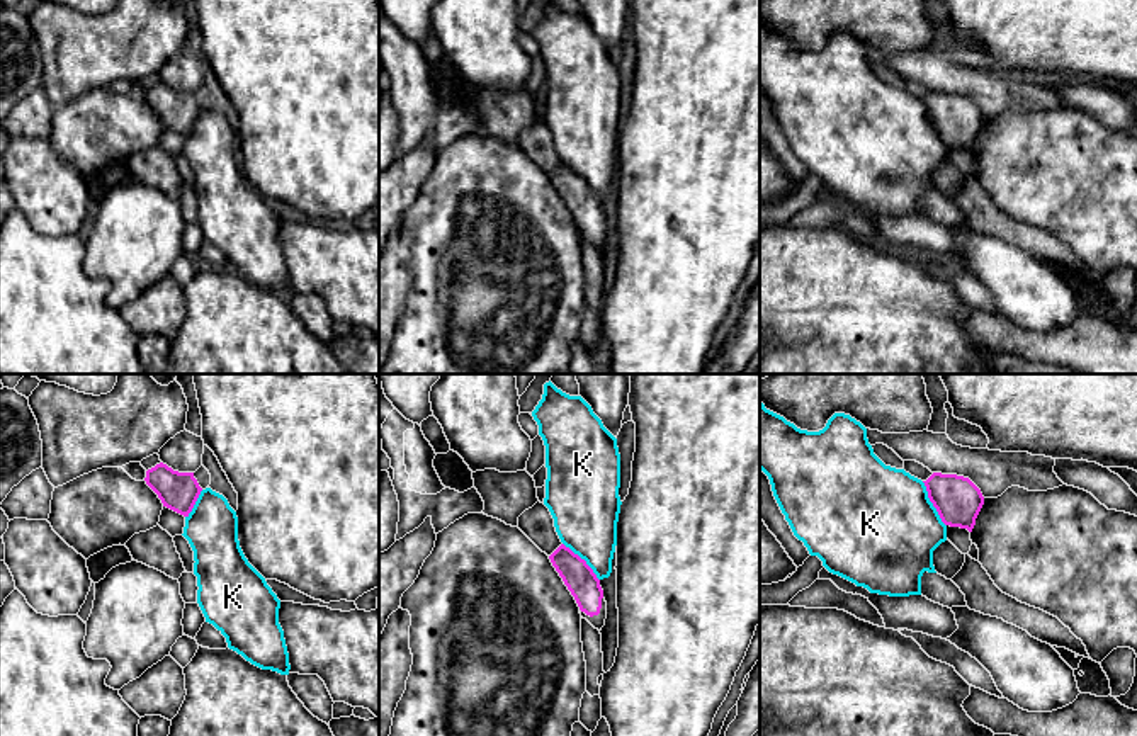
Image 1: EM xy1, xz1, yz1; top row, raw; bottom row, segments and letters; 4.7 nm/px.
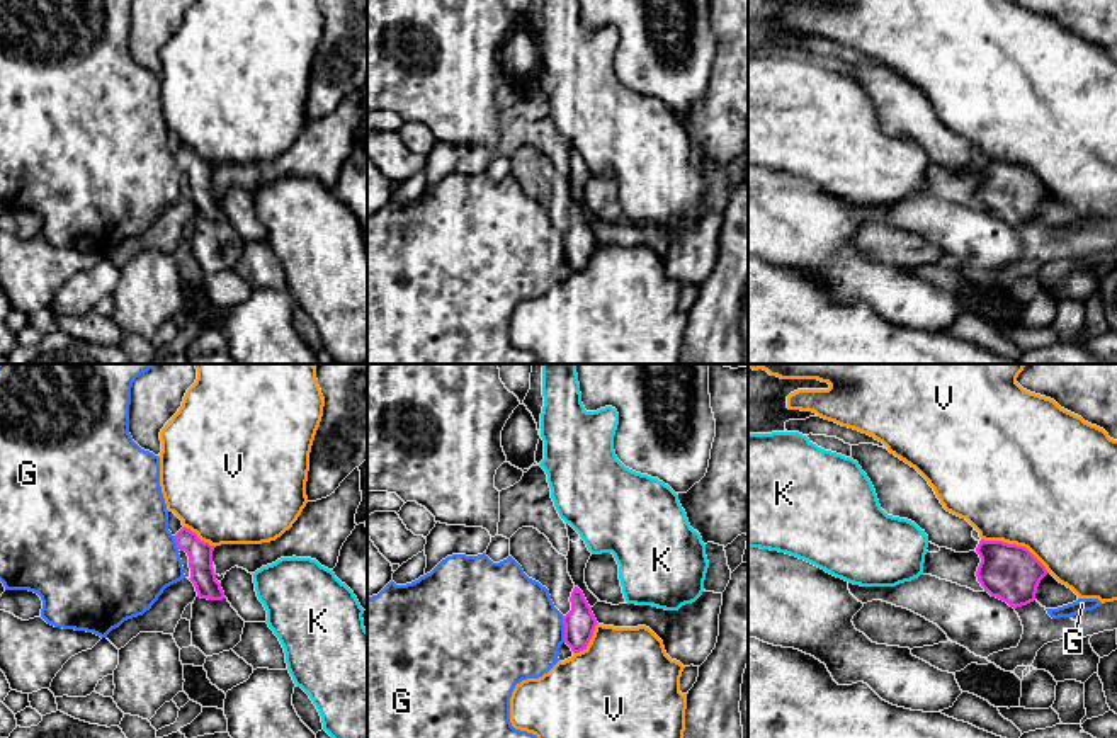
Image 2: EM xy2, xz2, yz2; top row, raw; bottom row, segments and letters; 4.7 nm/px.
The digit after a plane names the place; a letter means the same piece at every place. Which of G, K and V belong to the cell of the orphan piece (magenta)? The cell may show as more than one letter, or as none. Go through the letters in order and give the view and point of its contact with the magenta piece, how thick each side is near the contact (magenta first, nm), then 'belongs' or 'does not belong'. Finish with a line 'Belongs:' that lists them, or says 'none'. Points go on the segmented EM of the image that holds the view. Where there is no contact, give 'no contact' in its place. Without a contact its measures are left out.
G: xz2 (565, 630) | 150/460 nm | does not belong
K: yz1 (932, 502) | 220/480 nm | does not belong
V: yz2 (1015, 544) | 280/500 nm | does not belong
Belongs: none

